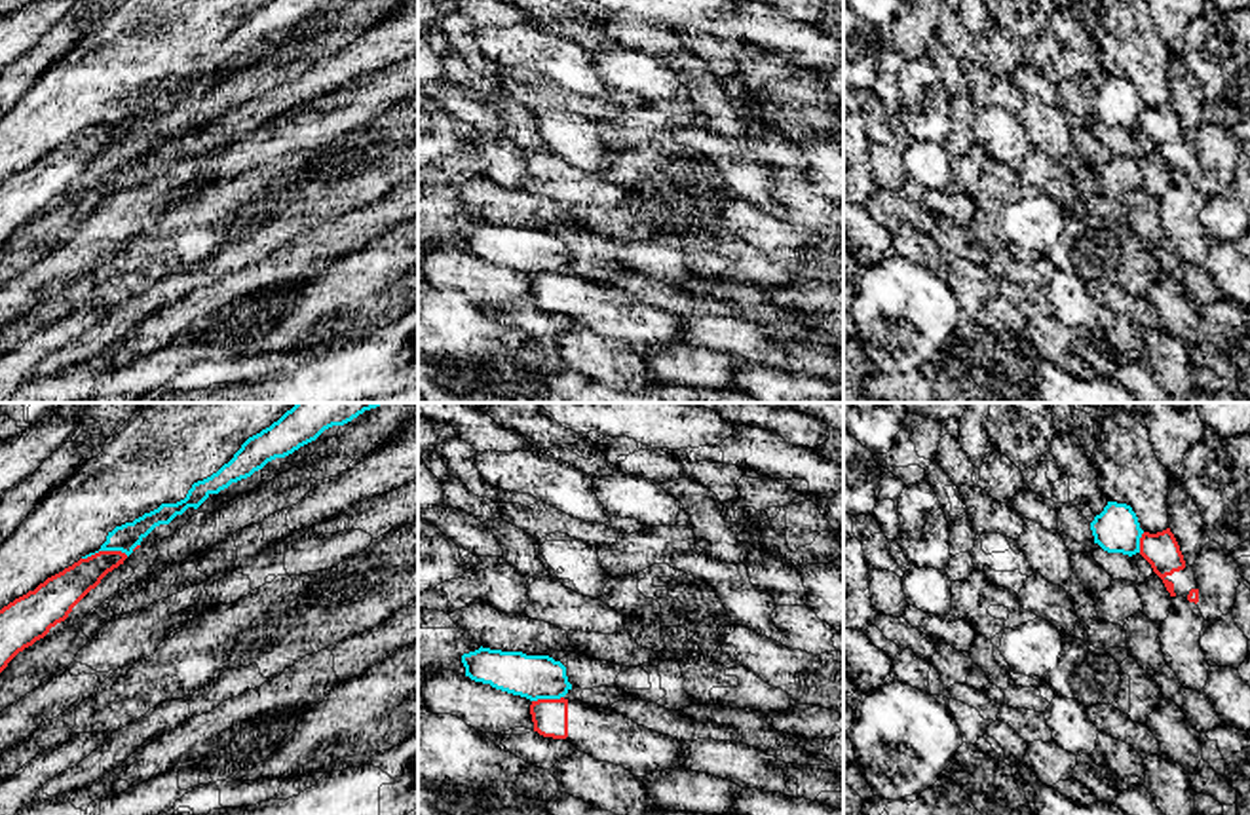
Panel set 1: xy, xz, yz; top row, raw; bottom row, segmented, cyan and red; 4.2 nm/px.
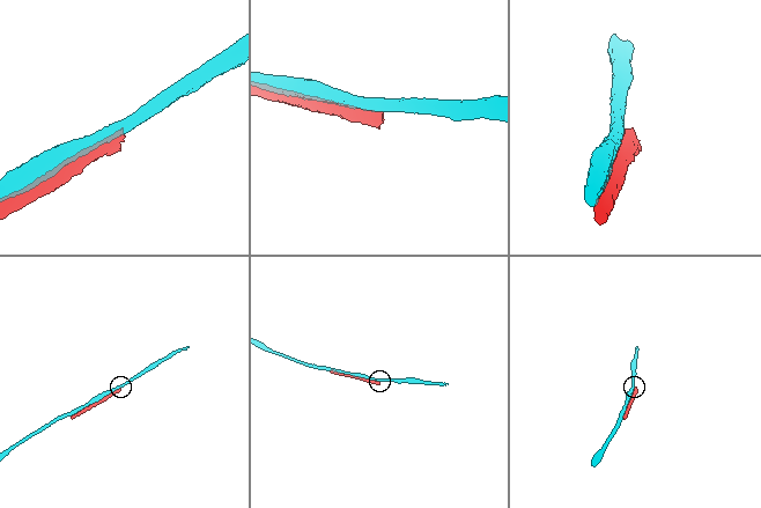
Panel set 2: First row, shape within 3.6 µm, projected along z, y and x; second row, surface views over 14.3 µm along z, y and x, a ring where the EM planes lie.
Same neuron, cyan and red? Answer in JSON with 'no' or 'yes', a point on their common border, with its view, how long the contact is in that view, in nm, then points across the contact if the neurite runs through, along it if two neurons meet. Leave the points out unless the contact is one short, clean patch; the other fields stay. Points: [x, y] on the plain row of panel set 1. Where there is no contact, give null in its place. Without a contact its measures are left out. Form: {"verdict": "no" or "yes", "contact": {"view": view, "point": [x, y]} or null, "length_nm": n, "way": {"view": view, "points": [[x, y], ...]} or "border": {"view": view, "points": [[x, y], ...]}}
{"verdict": "no", "contact": {"view": "xy", "point": [105, 124]}, "length_nm": 200}

